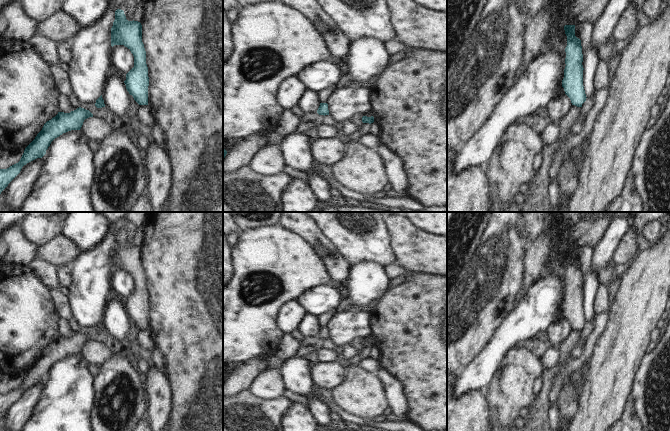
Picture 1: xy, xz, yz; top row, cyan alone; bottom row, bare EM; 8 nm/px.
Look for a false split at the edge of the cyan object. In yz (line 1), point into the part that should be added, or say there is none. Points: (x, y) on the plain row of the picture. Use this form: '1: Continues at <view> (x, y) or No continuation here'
1: No continuation here.

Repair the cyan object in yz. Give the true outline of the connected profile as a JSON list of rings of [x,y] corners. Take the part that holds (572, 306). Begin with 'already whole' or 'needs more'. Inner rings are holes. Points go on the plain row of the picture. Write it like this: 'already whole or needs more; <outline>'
already whole; [[[565,249],[564,254],[567,260],[567,270],[562,311],[572,329],[582,331],[587,321],[583,310],[584,292],[581,264],[575,260],[575,249]]]

